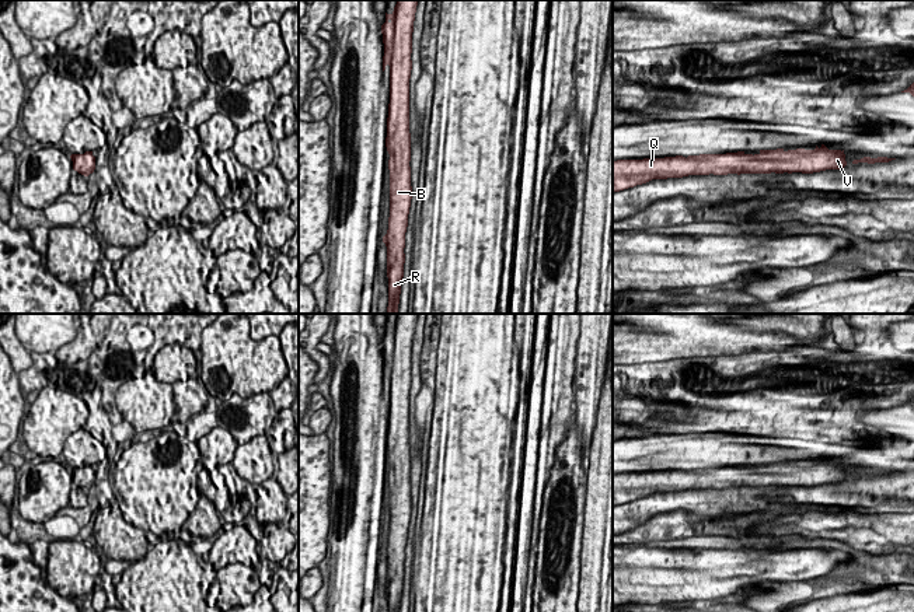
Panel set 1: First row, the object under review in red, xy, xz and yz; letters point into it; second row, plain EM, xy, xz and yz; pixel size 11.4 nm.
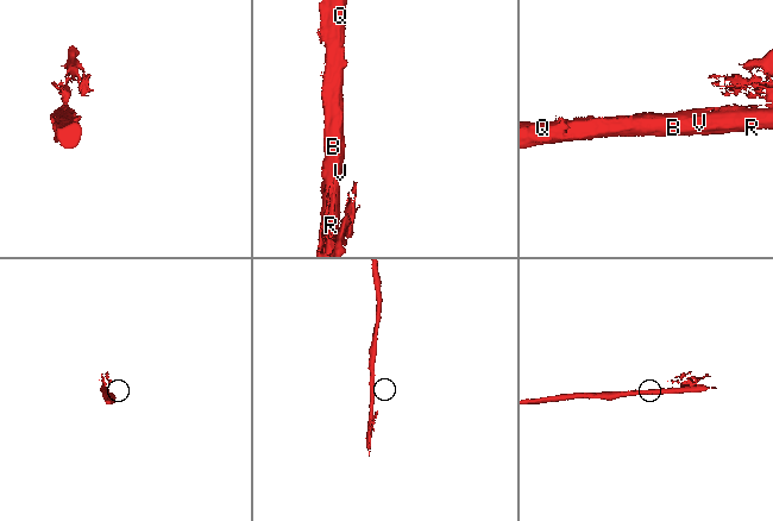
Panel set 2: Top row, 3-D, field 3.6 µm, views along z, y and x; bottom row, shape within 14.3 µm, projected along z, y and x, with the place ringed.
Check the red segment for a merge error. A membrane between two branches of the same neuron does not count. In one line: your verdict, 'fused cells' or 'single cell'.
single cell

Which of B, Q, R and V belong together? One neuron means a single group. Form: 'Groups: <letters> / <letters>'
Groups: B Q R V

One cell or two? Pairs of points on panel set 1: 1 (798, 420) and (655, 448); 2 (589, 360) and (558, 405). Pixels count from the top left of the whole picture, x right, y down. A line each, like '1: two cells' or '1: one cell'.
1: two cells
2: two cells

